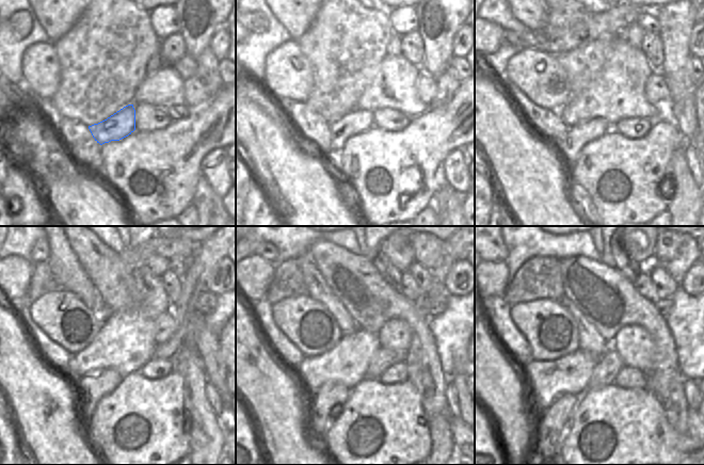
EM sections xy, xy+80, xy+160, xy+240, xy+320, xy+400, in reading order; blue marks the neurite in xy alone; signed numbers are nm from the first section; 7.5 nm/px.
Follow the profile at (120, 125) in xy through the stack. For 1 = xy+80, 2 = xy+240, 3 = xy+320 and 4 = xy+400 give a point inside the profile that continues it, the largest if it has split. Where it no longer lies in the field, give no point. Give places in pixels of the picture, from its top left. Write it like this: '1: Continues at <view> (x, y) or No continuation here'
1: Continues at xy+80 (356, 121)
2: Continues at xy+240 (94, 385)
3: Continues at xy+320 (319, 413)
4: Continues at xy+400 (546, 429).

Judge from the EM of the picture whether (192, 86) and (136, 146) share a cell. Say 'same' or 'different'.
different

